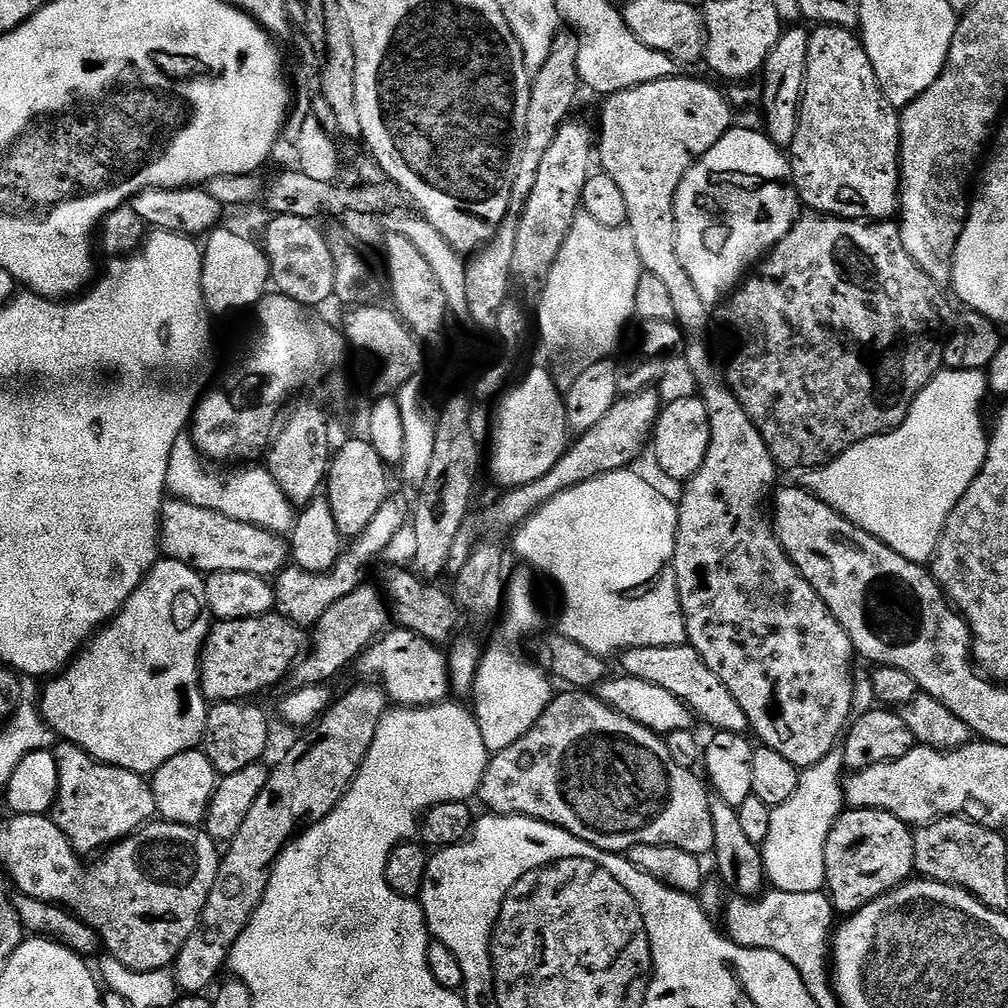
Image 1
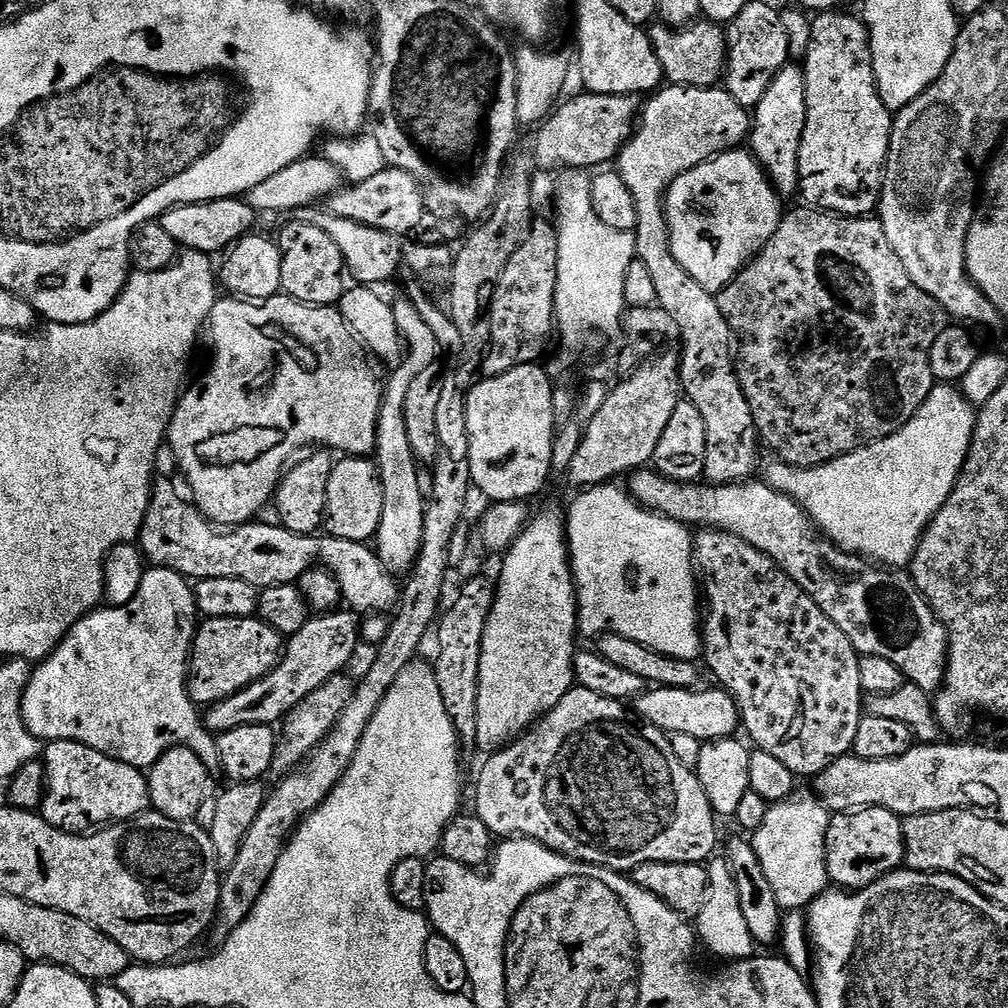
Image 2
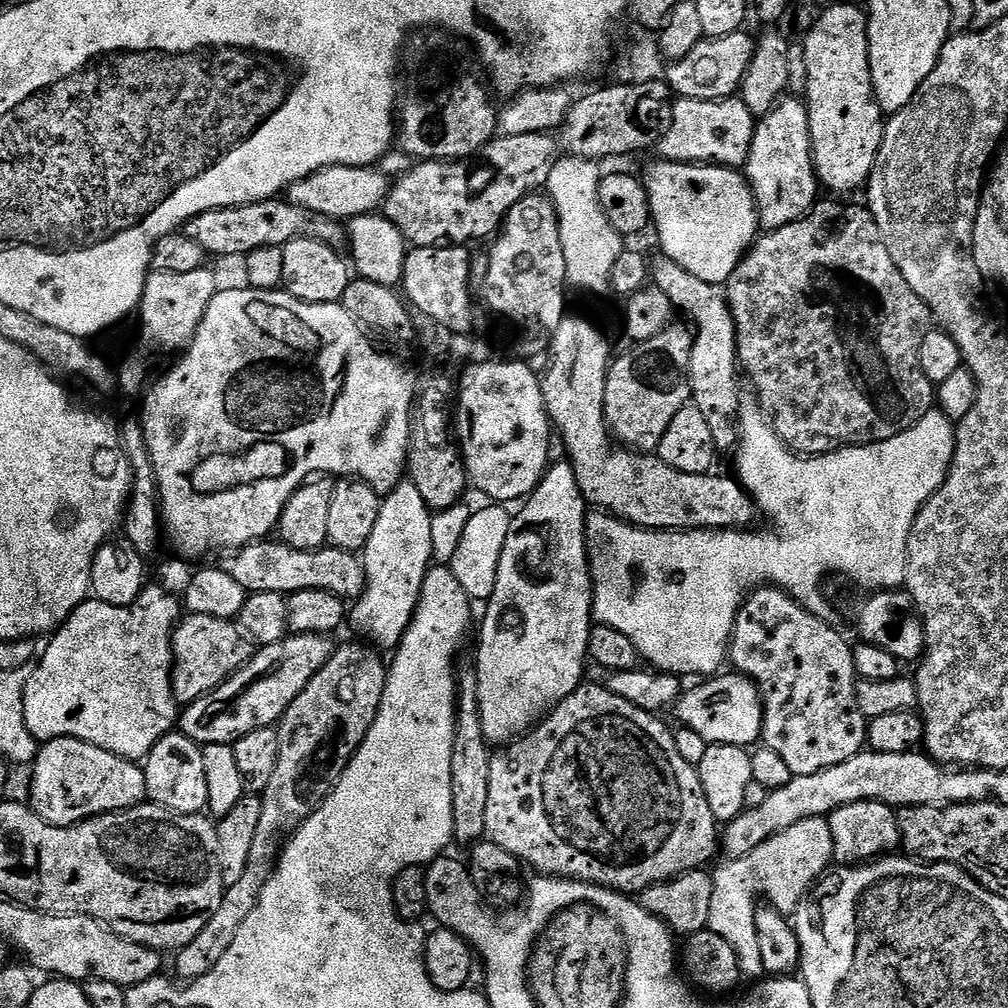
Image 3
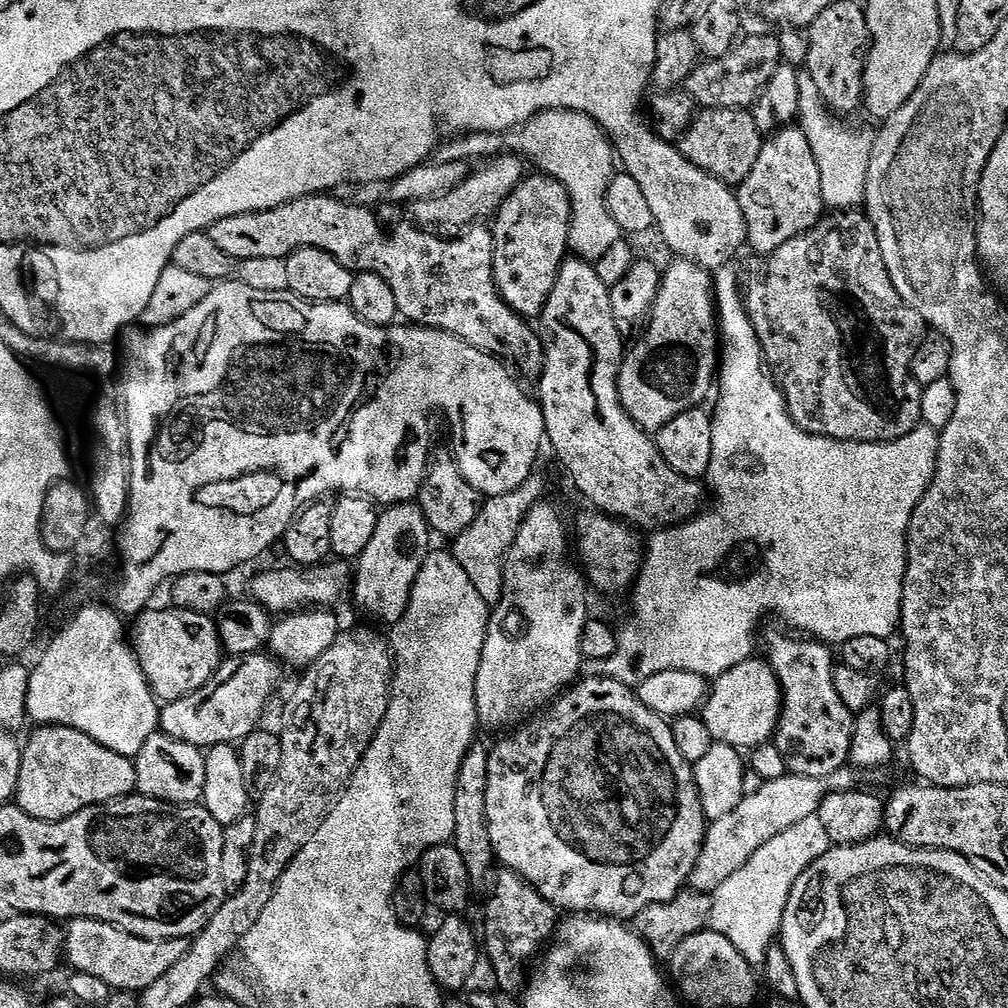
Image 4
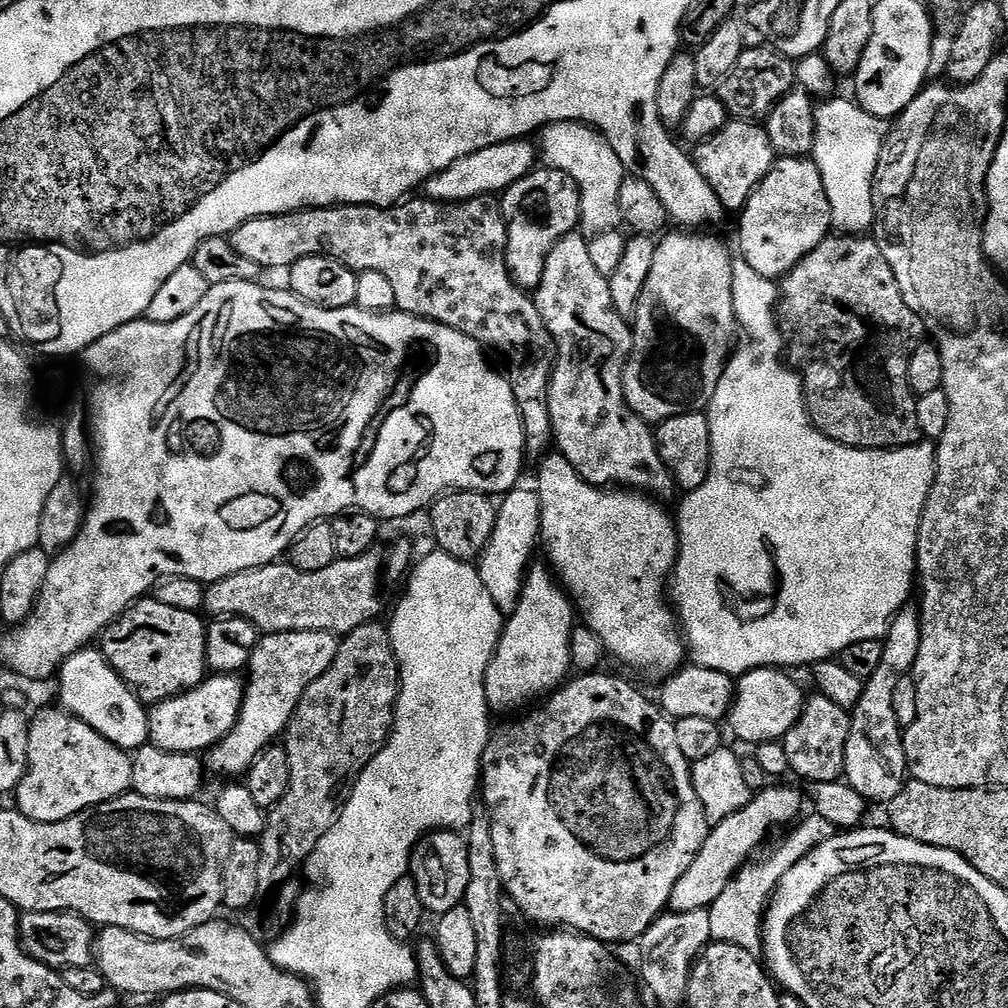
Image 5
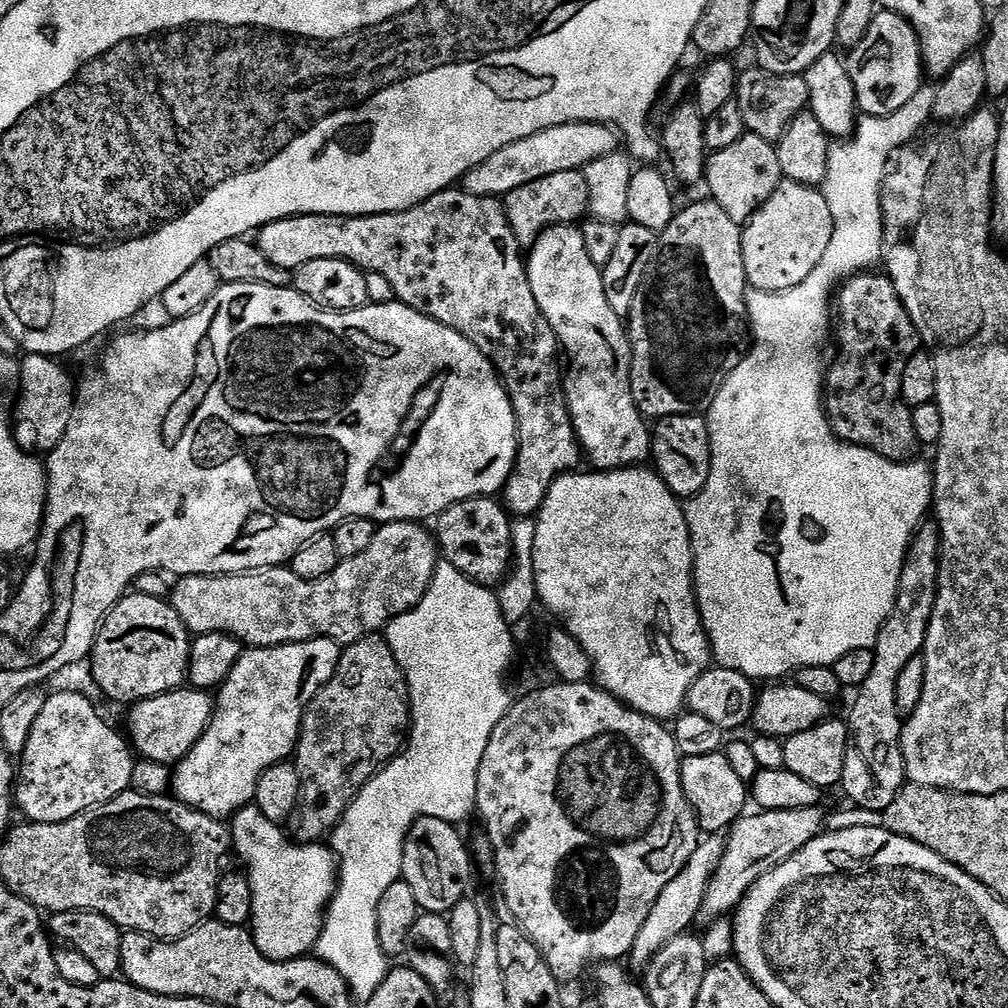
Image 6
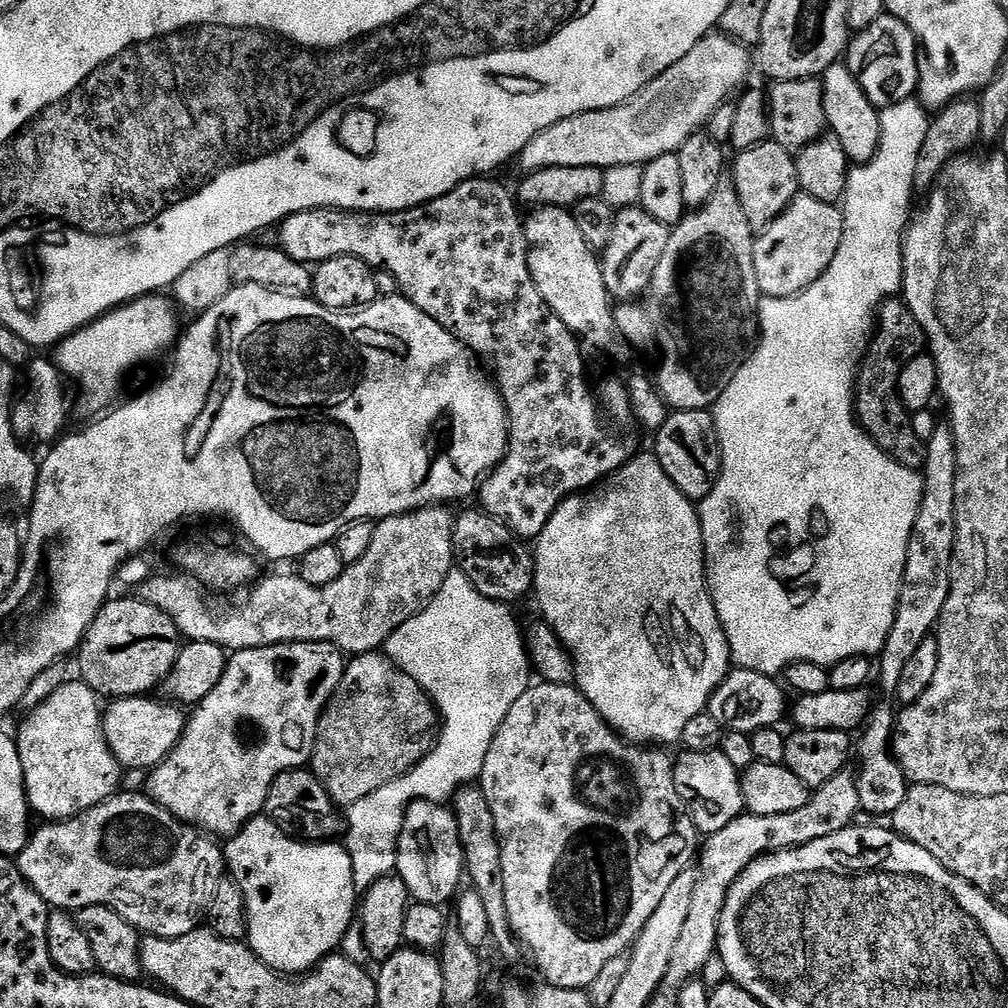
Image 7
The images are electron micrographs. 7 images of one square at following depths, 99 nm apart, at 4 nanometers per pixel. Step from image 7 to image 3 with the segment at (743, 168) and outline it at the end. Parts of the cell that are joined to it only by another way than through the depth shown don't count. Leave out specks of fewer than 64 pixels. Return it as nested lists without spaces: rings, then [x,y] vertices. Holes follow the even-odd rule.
[[[739,98],[677,99],[671,105],[666,127],[659,133],[659,136],[661,135],[659,155],[663,159],[672,160],[675,164],[731,166],[737,170],[743,169],[748,163],[750,142],[754,142],[756,122],[757,117],[752,116],[750,110],[746,110],[746,102]]]

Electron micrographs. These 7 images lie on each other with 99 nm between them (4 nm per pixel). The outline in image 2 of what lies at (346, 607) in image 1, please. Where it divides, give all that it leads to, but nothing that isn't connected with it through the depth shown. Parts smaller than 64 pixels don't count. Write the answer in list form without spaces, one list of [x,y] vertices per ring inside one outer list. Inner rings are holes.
[[[337,610],[313,615],[306,626],[298,630],[298,634],[287,637],[282,659],[270,670],[270,674],[258,678],[258,682],[238,690],[222,702],[207,705],[202,716],[204,727],[213,734],[219,734],[251,724],[279,725],[289,712],[294,711],[310,694],[314,694],[318,686],[341,675],[347,669],[344,667],[351,662],[356,647],[361,644],[361,621],[355,611]]]

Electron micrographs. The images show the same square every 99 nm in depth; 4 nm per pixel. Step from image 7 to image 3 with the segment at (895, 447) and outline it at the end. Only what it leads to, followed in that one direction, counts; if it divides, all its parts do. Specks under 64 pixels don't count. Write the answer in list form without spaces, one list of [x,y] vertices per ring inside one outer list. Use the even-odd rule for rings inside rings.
[[[821,199],[807,216],[790,226],[782,226],[776,232],[765,231],[756,243],[748,249],[739,266],[730,274],[726,285],[728,305],[736,320],[736,354],[739,367],[748,375],[752,383],[754,399],[764,410],[772,429],[782,438],[782,442],[793,452],[806,456],[823,456],[825,452],[835,452],[841,446],[874,444],[877,440],[889,440],[902,434],[934,408],[934,385],[926,374],[922,374],[922,362],[918,362],[918,350],[922,350],[922,338],[934,324],[932,311],[910,290],[910,282],[902,278],[902,270],[894,266],[886,242],[878,230],[878,222],[867,207],[856,204],[839,204],[839,199]]]

